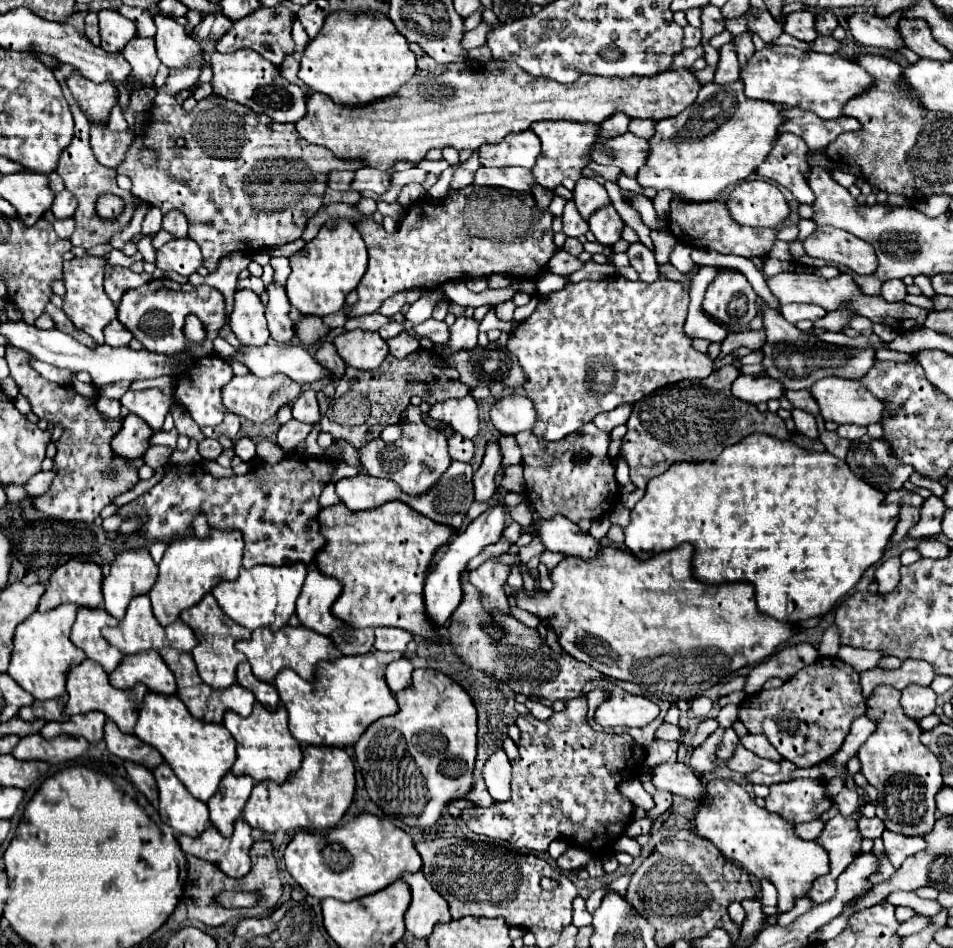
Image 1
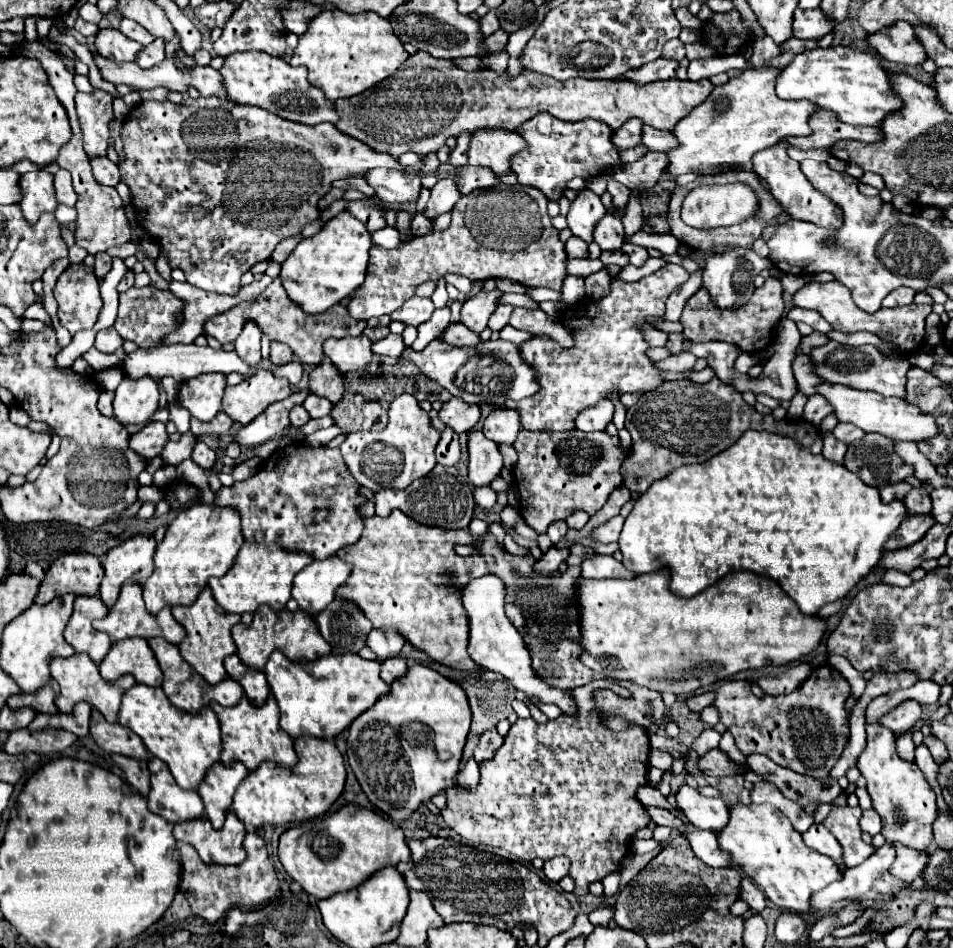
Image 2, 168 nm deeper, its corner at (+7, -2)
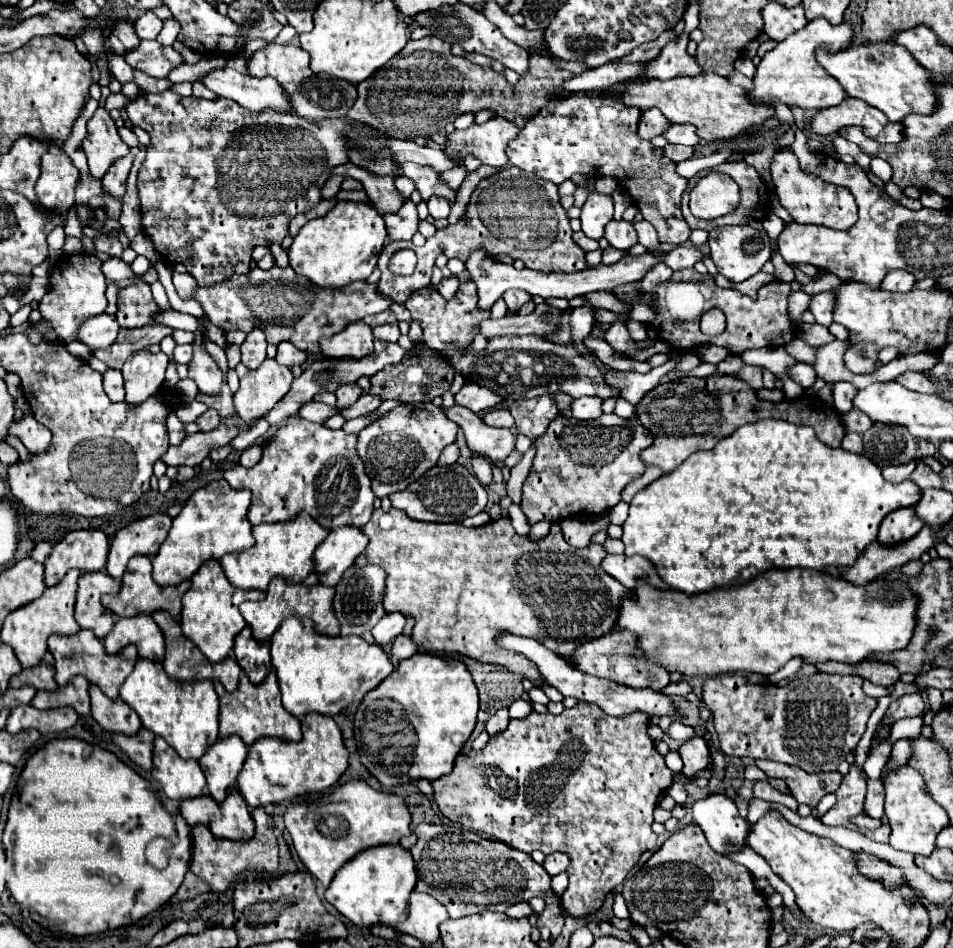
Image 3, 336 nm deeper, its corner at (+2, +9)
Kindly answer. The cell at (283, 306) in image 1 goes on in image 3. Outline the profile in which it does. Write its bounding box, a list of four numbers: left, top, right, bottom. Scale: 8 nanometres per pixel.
[276,343,306,367]

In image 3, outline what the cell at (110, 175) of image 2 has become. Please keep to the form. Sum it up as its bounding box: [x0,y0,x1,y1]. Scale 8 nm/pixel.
[102,152,135,197]

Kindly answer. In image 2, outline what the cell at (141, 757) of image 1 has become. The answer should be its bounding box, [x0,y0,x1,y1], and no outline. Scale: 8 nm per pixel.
[91,708,151,760]

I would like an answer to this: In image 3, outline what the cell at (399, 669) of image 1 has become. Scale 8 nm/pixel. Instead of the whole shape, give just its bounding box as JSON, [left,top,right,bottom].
[390,635,418,665]

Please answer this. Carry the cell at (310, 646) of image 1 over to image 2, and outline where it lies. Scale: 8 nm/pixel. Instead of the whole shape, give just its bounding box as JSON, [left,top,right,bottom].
[233,604,331,670]

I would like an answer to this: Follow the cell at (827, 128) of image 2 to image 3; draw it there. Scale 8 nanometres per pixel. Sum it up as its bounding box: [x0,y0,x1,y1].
[810,99,904,143]

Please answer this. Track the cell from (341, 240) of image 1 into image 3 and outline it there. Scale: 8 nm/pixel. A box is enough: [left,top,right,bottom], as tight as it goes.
[288,201,386,289]

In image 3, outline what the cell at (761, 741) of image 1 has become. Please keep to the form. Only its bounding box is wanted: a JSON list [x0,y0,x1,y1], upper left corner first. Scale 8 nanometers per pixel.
[756,759,842,807]

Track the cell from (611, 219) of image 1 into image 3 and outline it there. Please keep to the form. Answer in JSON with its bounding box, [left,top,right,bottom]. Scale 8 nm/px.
[604,219,638,249]

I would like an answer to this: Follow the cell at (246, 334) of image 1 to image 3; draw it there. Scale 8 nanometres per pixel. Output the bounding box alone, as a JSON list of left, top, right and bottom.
[242,329,266,369]

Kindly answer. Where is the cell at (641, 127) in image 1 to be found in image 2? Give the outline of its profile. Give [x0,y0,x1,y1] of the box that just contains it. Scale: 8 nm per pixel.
[643,126,679,152]

